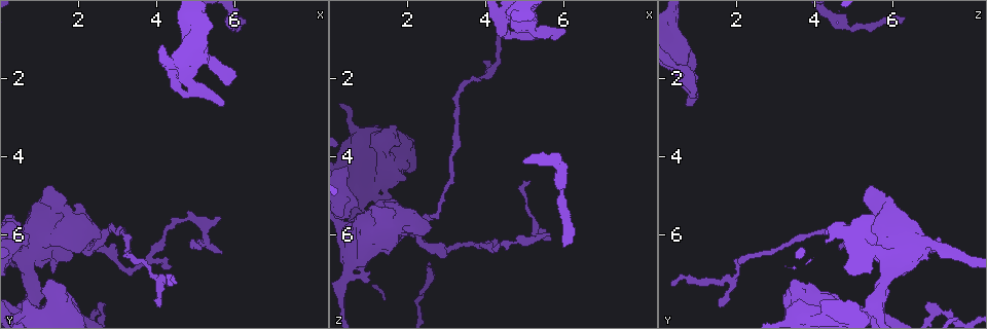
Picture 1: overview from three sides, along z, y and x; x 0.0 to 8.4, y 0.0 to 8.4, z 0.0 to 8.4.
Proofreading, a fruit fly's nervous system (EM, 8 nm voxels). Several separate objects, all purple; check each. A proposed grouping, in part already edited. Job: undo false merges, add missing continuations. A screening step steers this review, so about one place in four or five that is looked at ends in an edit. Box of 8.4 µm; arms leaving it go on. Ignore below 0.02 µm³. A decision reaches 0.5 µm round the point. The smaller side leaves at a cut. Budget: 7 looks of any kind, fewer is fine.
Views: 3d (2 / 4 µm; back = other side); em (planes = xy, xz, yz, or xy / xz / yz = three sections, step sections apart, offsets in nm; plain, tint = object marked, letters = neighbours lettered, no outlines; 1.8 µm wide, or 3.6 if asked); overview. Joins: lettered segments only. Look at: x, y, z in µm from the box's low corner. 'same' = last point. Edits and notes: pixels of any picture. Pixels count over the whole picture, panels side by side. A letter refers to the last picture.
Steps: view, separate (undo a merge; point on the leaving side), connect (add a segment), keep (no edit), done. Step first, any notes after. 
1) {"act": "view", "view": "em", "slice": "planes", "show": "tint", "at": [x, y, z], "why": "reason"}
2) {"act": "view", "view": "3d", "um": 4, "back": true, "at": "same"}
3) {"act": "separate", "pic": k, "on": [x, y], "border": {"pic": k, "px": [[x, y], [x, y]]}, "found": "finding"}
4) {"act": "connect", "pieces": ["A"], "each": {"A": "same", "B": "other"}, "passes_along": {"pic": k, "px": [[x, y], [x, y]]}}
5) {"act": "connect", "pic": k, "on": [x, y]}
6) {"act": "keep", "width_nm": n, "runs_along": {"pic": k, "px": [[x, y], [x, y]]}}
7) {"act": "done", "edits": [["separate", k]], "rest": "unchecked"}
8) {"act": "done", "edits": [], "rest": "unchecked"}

{"act": "view", "view": "3d", "um": 2, "at": [5.65, 5.60, 5.95], "why": "an open end"}

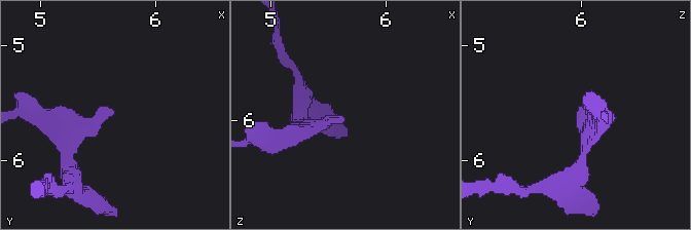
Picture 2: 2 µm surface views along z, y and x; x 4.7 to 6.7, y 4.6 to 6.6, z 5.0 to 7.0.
{"act": "view", "view": "em", "slice": "planes", "show": "letters", "at": [5.64, 5.54, 5.96], "why": "need the tissue"}

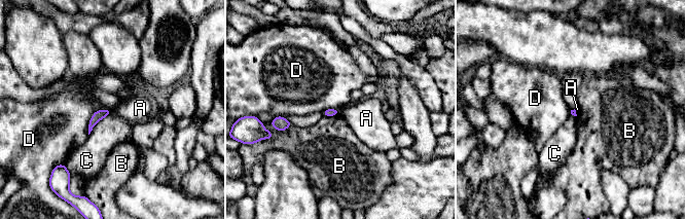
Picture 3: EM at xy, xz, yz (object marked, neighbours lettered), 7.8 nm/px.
{"act": "keep", "longest_contact_nm": ["D", 260], "each": {"A": "other", "B": "other", "C": "other", "D": "other"}, "found": "none of them fits"}

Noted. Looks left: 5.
{"act": "view", "view": "3d", "um": 4, "back": true, "at": [5.75, 2.70, 0.75], "why": "free end"}

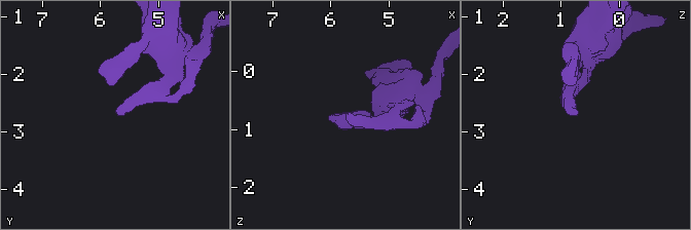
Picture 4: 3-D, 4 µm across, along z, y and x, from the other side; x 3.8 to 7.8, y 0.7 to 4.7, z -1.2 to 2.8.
{"act": "view", "view": "em", "slice": "planes", "show": "letters", "at": [5.75, 2.70, 0.75]}

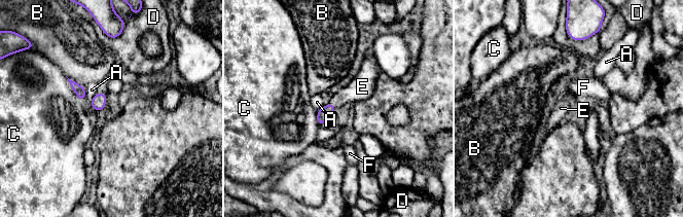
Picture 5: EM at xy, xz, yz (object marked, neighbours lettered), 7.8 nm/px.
{"act": "connect", "pic": 5, "on": [360, 88], "each": {"A": "other", "B": "other", "C": "other", "D": "other", "E": "same", "F": "other"}, "passes_along": {"pic": 5, "px": [[323, 114], [332, 104], [360, 88]]}, "found": "the cell continues"}

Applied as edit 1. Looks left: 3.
{"act": "view", "view": "3d", "um": 2, "at": [2.00, 7.75, 4.55], "why": "branch stops here"}

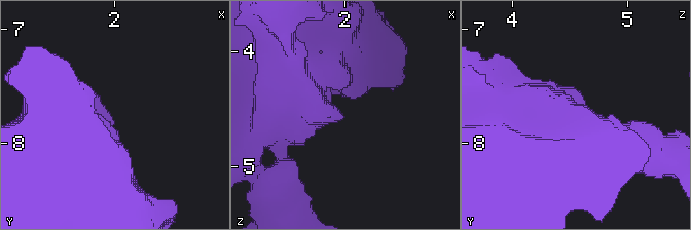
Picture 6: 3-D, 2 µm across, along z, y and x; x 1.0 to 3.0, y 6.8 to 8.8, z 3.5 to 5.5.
{"act": "view", "view": "em", "slice": "xz", "step": 4, "show": "tint", "at": [2.00, 7.80, 4.58], "why": "now the EM"}

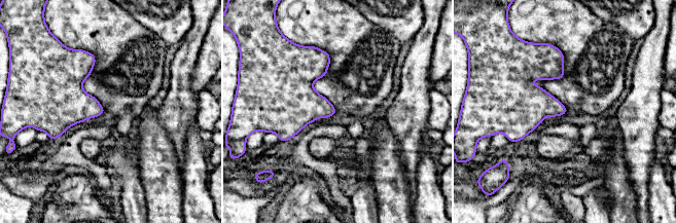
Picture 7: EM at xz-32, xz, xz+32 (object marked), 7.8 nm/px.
{"act": "view", "view": "em", "slice": "planes", "show": "letters", "at": "same"}

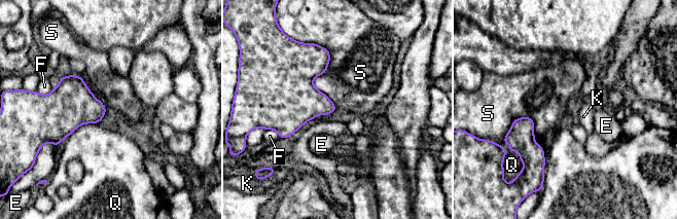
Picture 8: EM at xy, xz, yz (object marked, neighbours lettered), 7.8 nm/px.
{"act": "keep", "each": {"E": "other", "F": "other", "K": "other", "Q": "other", "S": "other"}, "border": {"pic": 8, "px": [[312, 42], [336, 107]]}, "found": "no lettered segment goes on from it"}

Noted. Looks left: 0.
{"act": "done", "edits": [["connect", 5]], "rest": "unchecked"}

